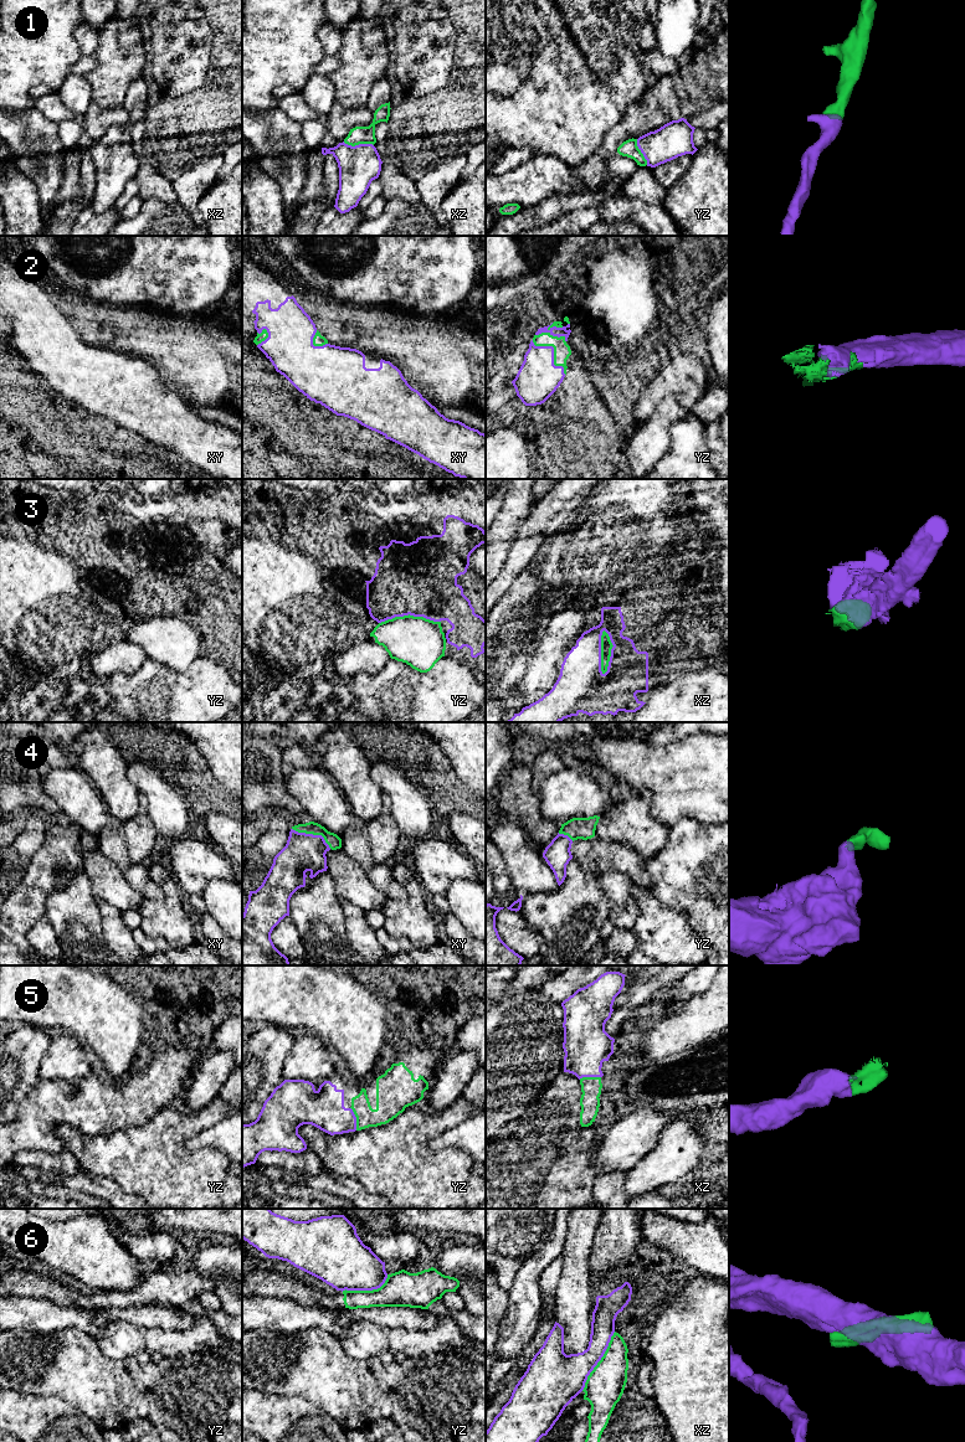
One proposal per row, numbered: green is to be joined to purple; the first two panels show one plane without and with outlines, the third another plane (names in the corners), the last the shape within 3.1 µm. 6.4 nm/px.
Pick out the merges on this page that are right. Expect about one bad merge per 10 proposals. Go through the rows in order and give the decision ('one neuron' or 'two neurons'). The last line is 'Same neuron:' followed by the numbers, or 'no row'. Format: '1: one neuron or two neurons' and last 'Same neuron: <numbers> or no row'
1: one neuron
2: one neuron
3: one neuron
4: one neuron
5: one neuron
6: two neurons
Same neuron: 1, 2, 3, 4, 5

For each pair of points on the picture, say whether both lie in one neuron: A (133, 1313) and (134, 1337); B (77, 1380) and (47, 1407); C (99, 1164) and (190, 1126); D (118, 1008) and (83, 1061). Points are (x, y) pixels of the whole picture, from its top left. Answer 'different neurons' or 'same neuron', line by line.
A: different neurons
B: different neurons
C: same neuron
D: different neurons

